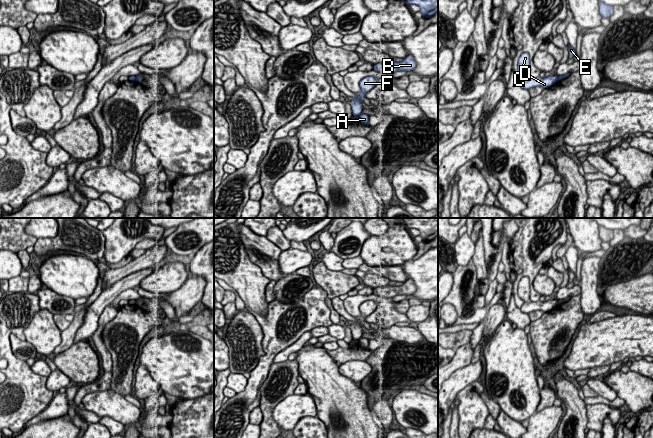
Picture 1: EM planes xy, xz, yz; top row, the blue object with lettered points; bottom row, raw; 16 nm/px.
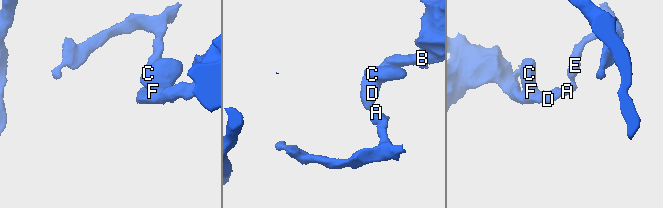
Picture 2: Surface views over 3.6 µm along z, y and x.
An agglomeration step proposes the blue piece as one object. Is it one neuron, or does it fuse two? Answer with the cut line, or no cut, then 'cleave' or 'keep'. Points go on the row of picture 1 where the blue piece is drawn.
cut in xz along (361, 112), (357, 116); cleave

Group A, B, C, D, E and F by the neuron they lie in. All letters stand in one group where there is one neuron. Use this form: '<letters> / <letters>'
A E / B C D F

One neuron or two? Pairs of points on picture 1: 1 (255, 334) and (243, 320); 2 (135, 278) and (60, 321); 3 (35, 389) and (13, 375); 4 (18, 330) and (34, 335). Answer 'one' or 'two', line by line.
1: one
2: two
3: one
4: two

